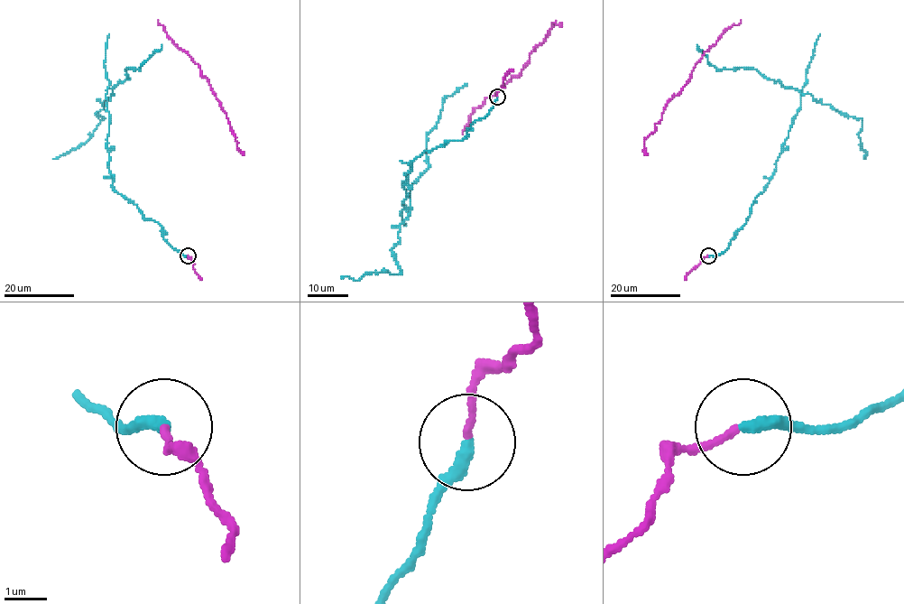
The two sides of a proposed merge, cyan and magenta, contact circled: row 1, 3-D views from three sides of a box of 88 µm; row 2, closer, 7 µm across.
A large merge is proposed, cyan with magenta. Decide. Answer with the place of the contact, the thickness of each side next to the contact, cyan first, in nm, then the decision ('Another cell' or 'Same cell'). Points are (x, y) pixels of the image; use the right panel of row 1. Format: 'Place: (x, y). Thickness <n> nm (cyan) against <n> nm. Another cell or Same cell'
Place: (708, 255). Thickness 300 nm (cyan) against 160 nm. Same cell

